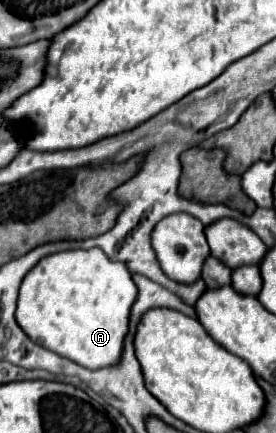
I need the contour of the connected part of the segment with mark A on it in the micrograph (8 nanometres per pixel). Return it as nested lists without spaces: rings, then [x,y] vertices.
[[[100,248],[66,250],[48,254],[26,274],[20,284],[16,322],[36,344],[98,370],[118,362],[134,300],[136,284],[124,262],[106,258]]]

